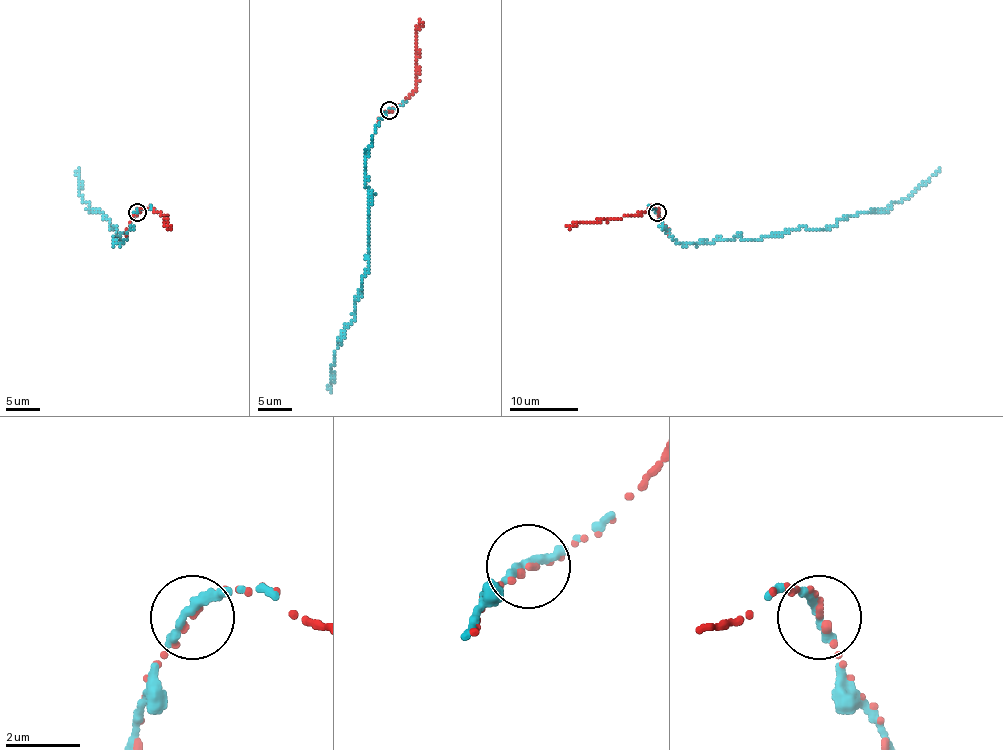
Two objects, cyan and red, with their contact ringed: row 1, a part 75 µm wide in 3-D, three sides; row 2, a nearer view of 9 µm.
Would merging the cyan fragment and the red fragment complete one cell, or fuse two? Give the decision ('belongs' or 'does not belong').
belongs

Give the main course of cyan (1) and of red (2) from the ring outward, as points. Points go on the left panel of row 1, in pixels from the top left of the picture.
1: (136, 213), (124, 242), (114, 242), (115, 227), (110, 230), (102, 213), (83, 203), (79, 168)
2: (138, 213), (141, 208), (153, 208), (165, 216), (168, 227)

